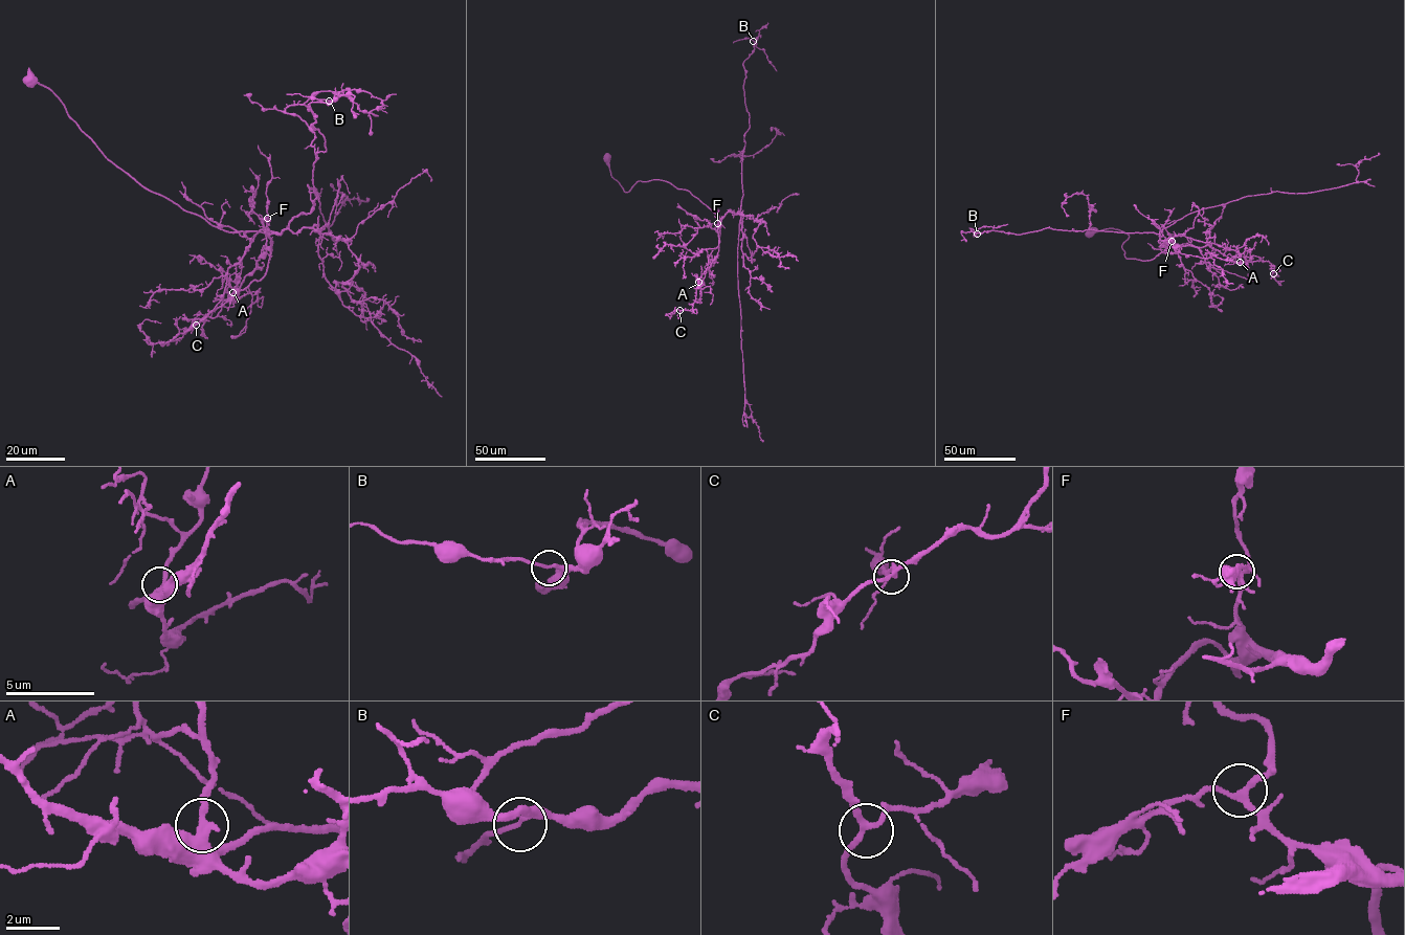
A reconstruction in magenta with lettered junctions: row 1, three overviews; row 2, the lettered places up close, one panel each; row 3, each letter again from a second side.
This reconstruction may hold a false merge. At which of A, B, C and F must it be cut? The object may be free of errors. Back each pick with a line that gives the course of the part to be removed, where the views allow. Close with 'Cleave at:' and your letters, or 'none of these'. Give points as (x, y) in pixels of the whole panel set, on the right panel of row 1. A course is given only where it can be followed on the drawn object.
Cleave at: none of these

